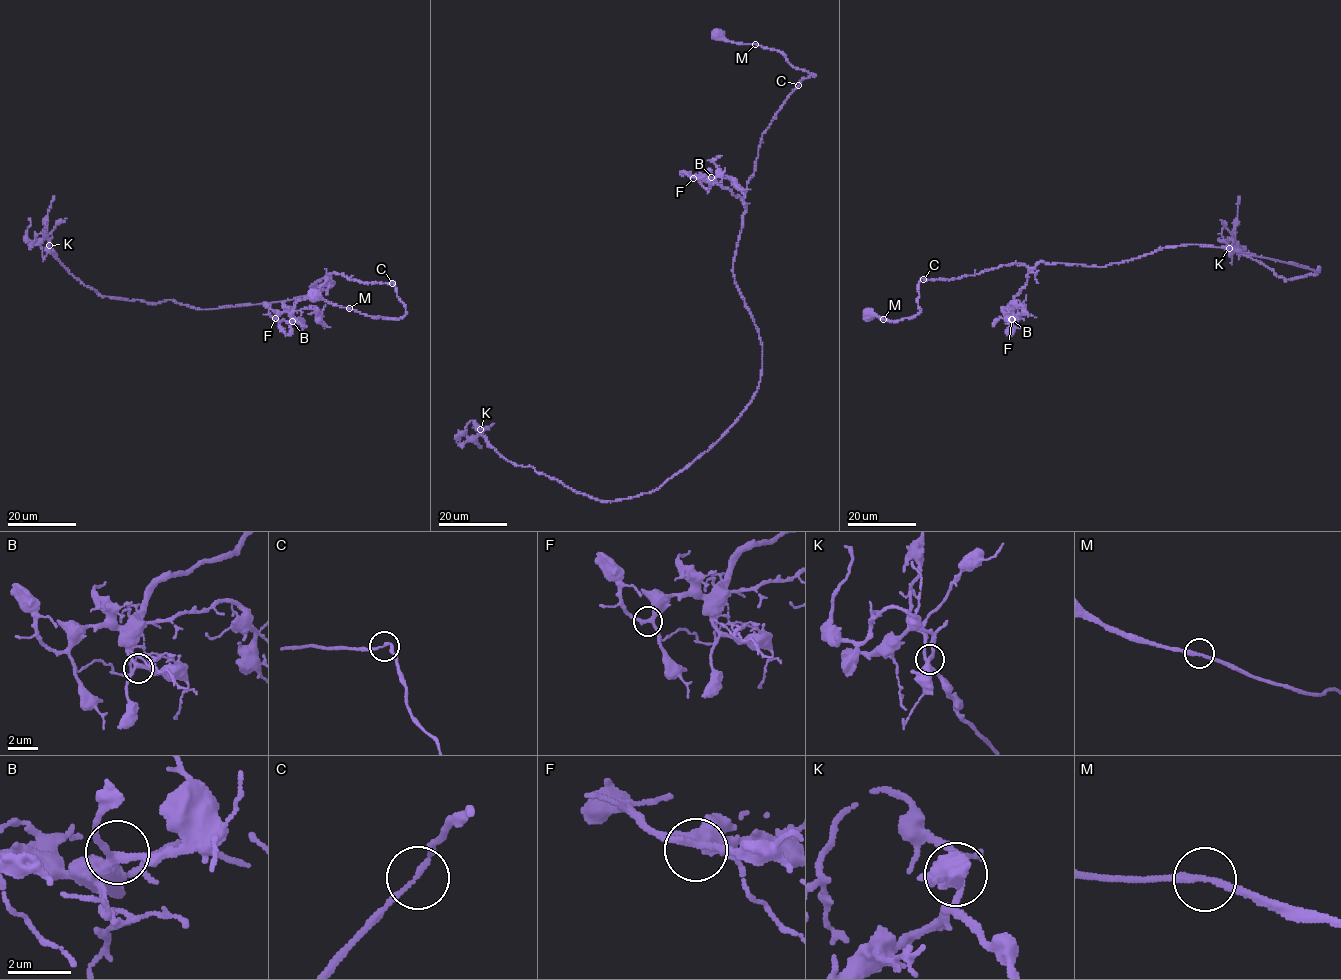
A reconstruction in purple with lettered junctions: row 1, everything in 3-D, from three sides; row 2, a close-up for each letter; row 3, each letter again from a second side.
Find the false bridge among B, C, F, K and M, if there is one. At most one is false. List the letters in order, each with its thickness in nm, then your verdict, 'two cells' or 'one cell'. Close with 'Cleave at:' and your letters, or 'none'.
B: calibre 240 nm; one cell
C: calibre 140 nm; one cell
F: calibre 280 nm; one cell
K: calibre 220 nm; one cell
M: calibre 220 nm; one cell
Cleave at: none

